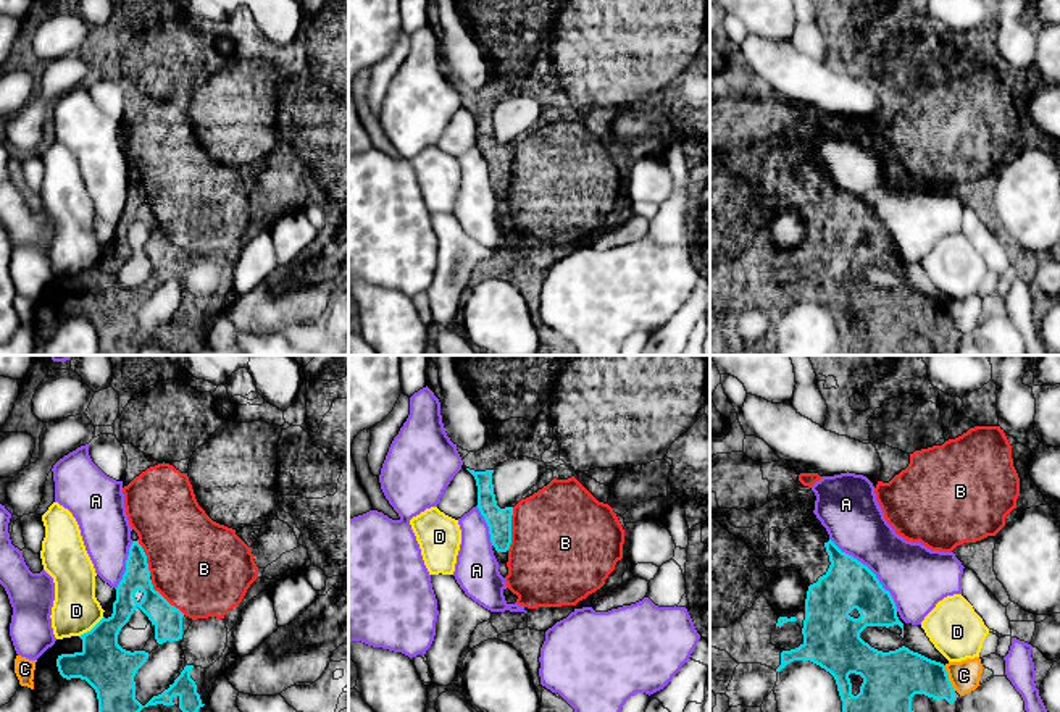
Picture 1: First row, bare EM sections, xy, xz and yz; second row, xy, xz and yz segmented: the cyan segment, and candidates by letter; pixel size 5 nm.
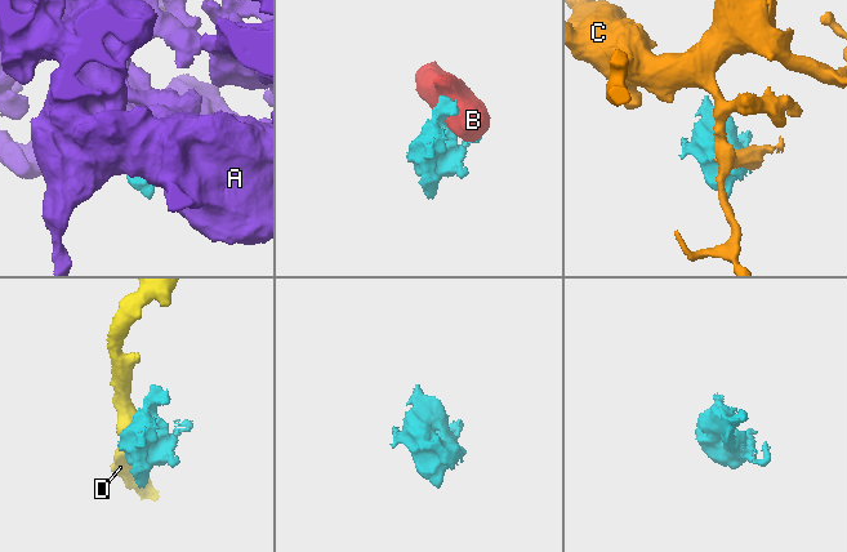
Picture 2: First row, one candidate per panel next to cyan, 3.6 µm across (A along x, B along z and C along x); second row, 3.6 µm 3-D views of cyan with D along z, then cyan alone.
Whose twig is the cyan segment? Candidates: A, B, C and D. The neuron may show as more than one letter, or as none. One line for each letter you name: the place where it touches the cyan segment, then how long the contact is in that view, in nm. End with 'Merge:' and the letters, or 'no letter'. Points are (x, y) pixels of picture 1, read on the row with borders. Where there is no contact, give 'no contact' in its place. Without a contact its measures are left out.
B: meets cyan in xz at (510, 528); contact 220 nm long
Merge: B

